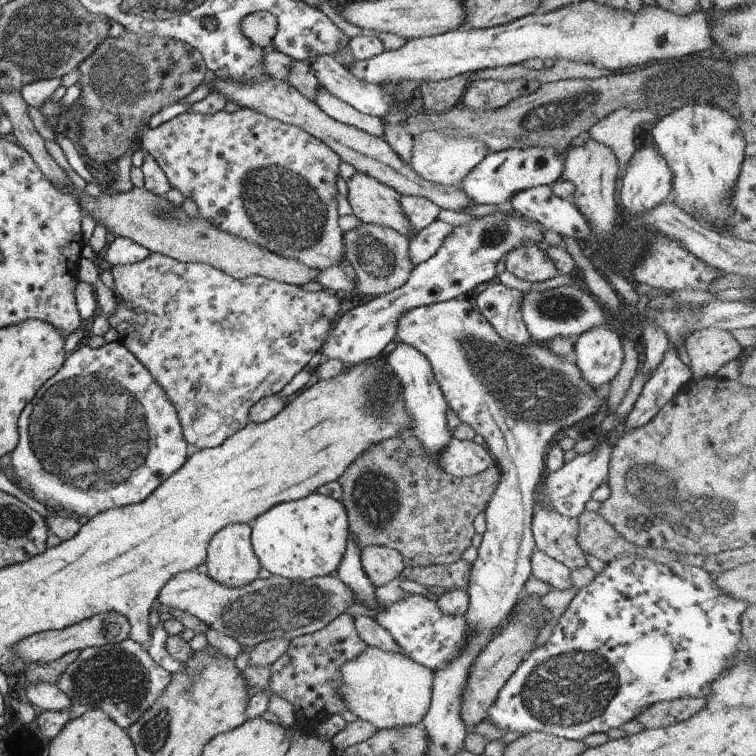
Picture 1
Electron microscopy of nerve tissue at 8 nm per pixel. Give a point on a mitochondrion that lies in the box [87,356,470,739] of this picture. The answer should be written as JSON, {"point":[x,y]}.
{"point":[274,607]}

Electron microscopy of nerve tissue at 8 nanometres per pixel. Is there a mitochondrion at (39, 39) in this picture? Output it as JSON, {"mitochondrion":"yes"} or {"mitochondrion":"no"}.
{"mitochondrion":"yes"}

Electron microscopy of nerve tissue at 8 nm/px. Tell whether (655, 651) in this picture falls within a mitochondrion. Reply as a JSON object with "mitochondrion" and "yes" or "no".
{"mitochondrion":"no"}

